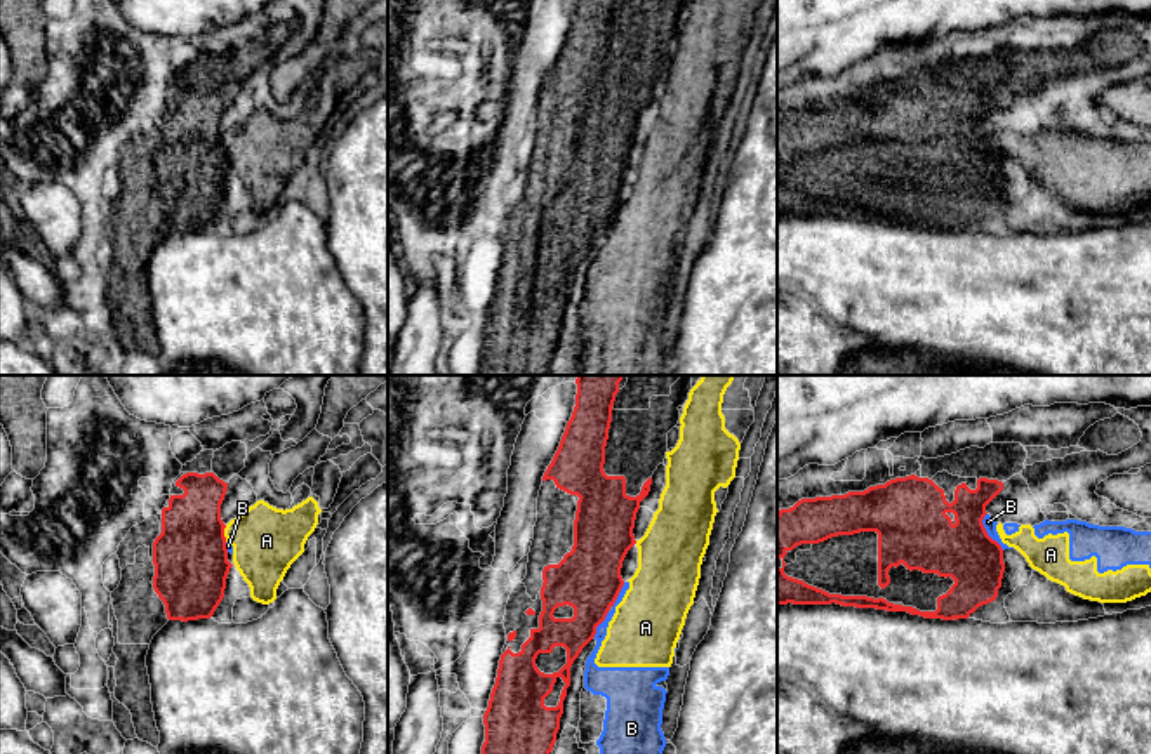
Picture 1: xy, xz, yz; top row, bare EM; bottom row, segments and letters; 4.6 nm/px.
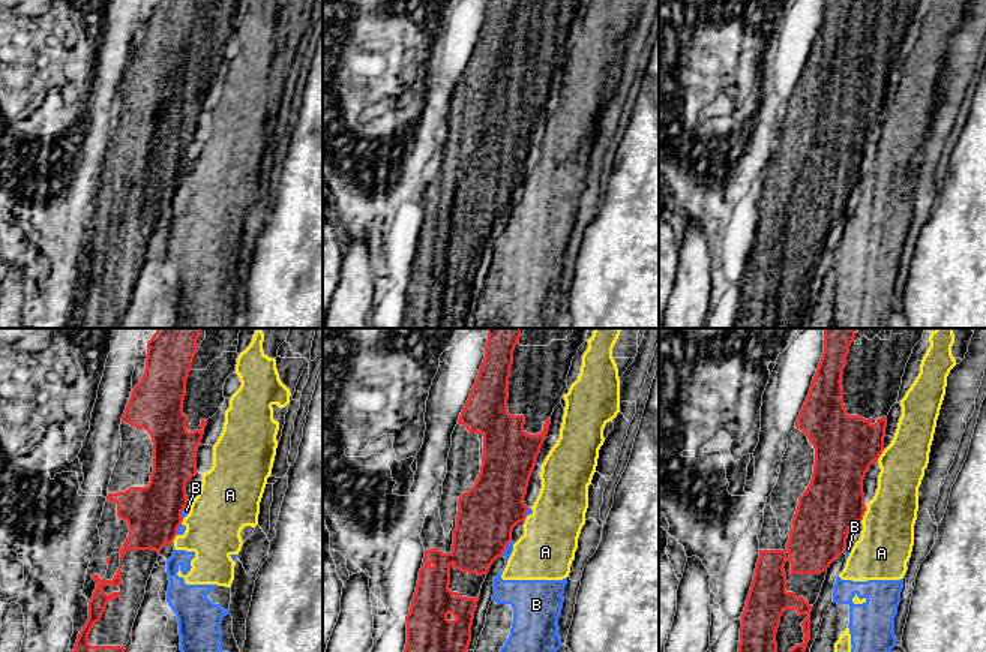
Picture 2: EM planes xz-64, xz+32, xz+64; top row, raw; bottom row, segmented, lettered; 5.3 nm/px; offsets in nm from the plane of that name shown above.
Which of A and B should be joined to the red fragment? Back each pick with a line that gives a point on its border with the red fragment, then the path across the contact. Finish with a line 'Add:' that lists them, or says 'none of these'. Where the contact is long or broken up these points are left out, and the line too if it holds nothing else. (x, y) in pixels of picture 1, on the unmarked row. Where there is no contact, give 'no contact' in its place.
Add: none of these

